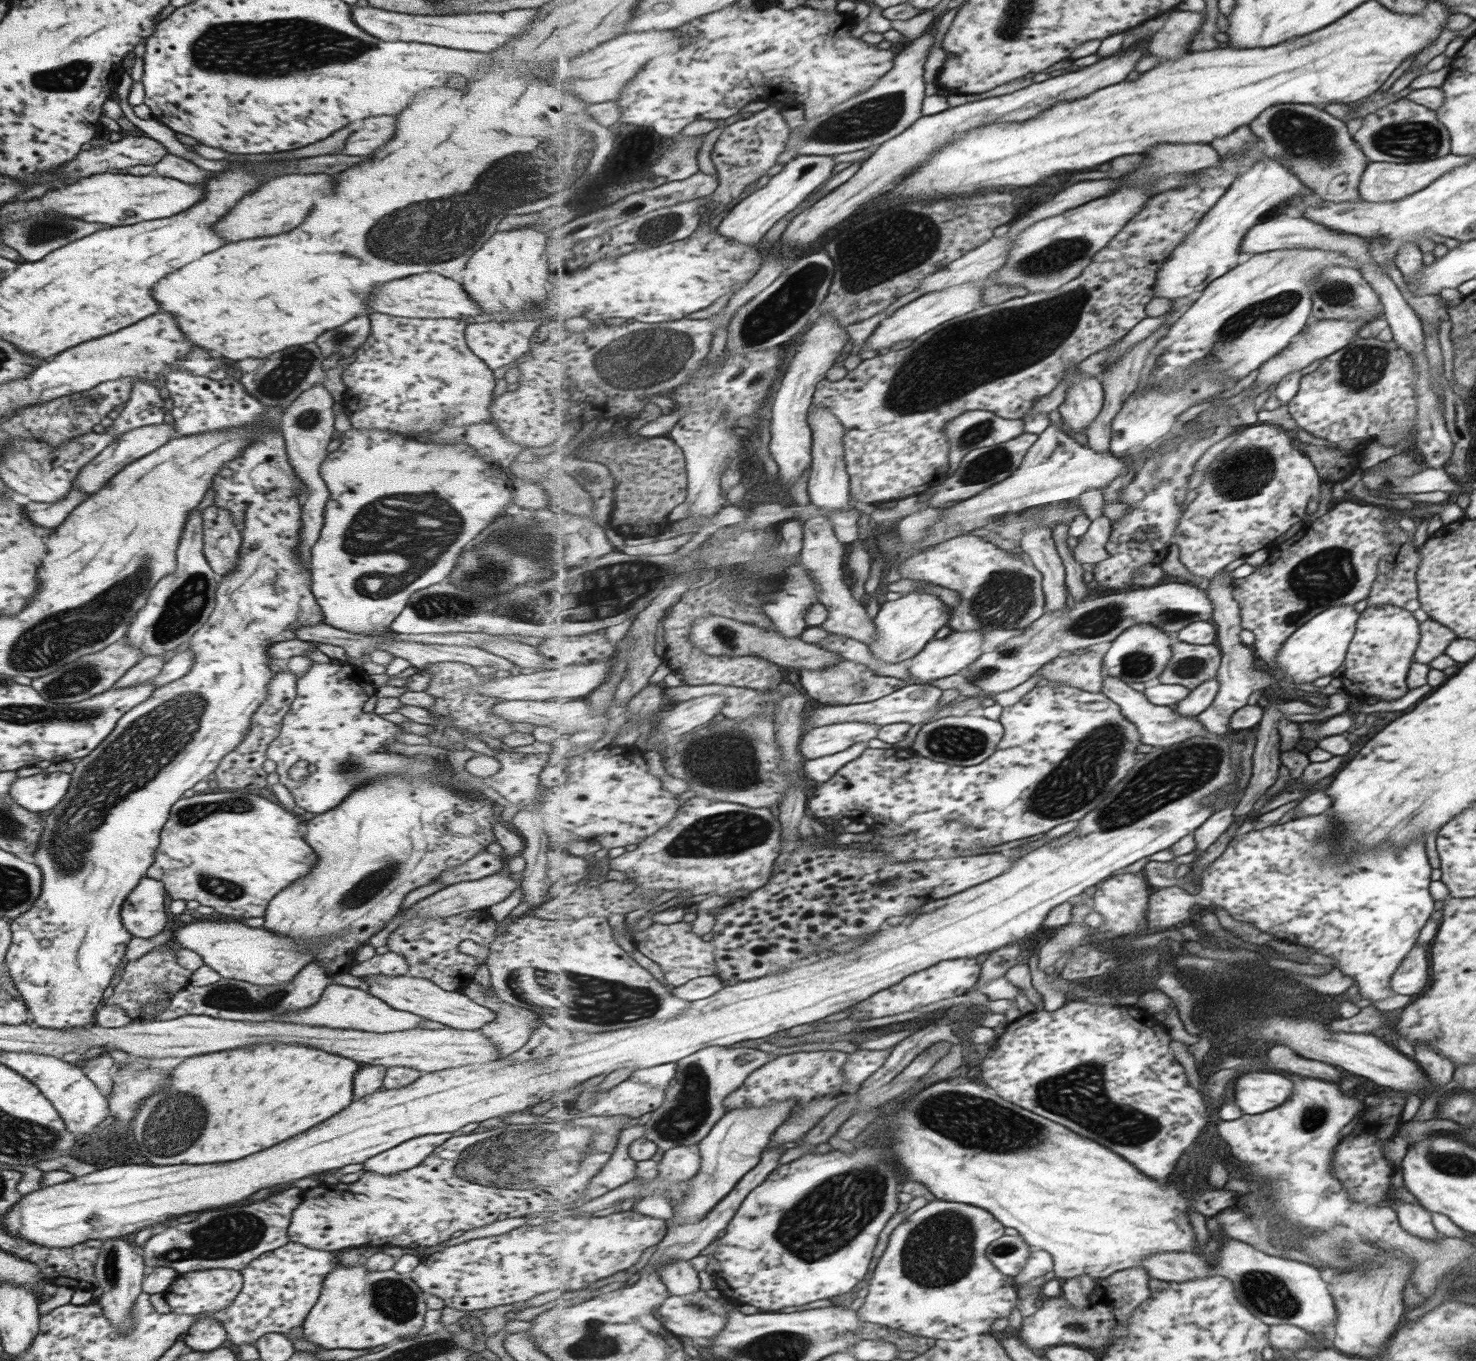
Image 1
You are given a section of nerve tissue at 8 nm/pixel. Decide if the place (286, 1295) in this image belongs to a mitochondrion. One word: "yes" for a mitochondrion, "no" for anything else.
no

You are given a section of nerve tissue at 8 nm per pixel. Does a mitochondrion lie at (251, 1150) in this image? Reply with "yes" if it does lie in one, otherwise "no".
no

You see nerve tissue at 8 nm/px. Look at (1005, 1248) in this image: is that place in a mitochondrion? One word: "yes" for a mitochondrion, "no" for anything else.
yes

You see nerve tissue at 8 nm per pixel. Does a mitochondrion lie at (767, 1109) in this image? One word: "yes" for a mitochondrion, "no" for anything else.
no

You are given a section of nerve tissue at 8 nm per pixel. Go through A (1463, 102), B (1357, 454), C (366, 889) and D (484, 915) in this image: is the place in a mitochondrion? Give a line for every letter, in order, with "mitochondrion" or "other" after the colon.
A: other
B: other
C: mitochondrion
D: other

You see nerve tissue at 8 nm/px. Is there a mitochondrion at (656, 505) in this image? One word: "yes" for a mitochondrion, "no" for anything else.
no

